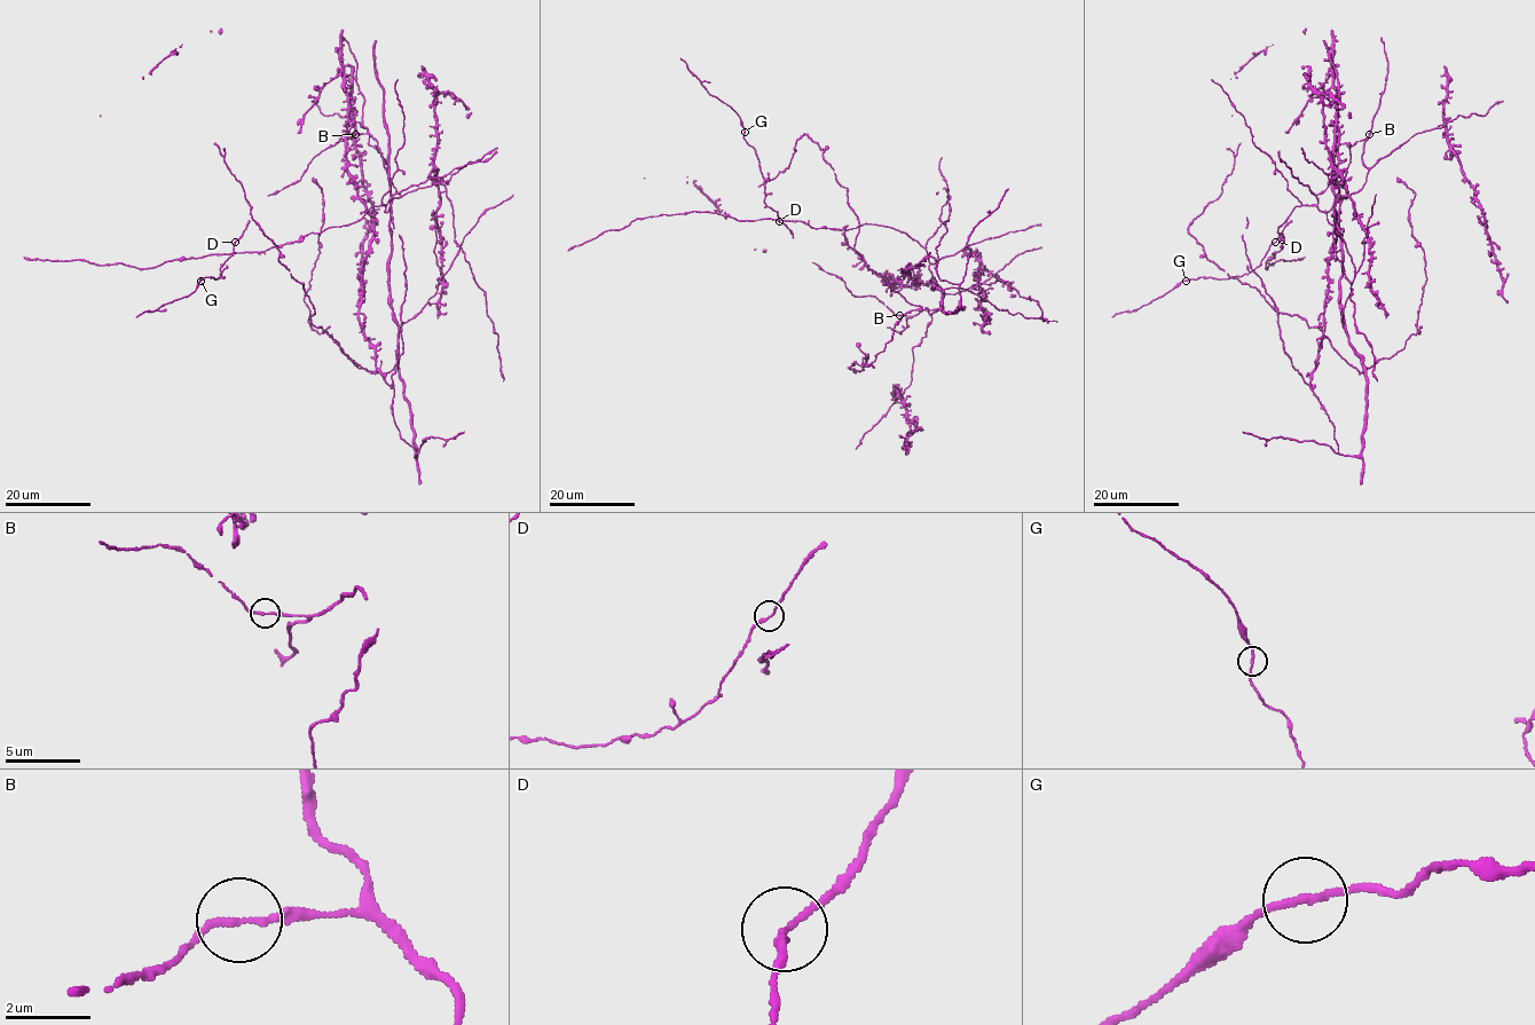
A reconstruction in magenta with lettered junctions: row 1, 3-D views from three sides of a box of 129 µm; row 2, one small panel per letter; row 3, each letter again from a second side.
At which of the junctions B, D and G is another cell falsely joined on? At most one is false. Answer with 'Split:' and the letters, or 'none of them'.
Split: none of them

